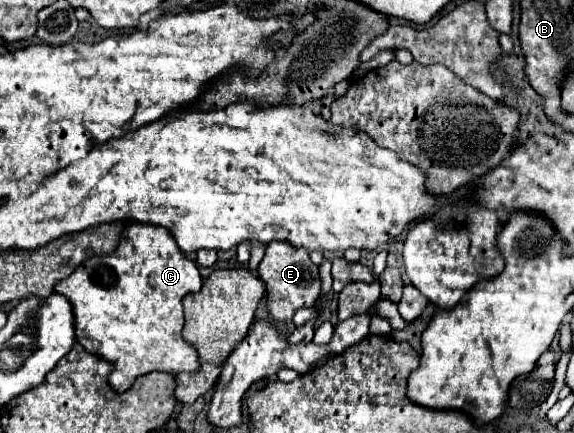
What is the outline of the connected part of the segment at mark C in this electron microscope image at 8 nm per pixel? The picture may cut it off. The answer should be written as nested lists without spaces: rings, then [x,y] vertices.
[[[126,221],[118,249],[78,265],[72,275],[54,285],[54,293],[66,295],[72,305],[76,341],[114,365],[108,383],[116,393],[124,393],[136,377],[152,371],[176,375],[198,369],[196,349],[182,339],[182,297],[200,287],[196,263],[178,249],[164,227]]]

